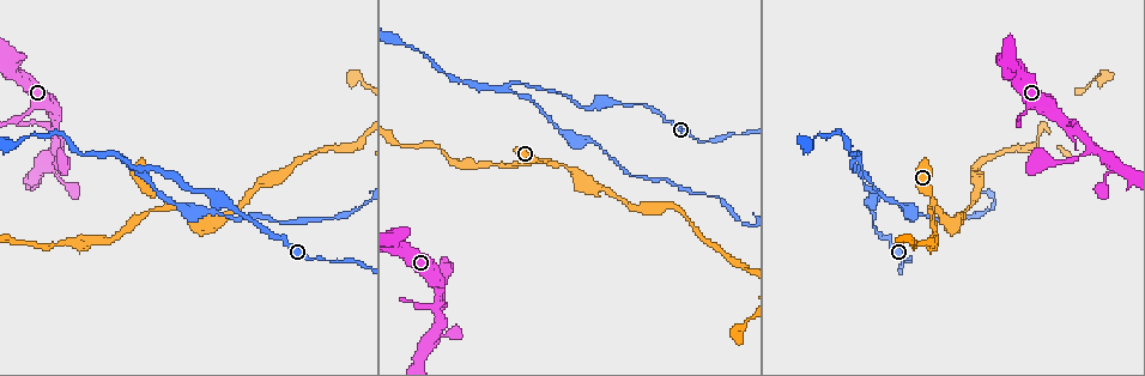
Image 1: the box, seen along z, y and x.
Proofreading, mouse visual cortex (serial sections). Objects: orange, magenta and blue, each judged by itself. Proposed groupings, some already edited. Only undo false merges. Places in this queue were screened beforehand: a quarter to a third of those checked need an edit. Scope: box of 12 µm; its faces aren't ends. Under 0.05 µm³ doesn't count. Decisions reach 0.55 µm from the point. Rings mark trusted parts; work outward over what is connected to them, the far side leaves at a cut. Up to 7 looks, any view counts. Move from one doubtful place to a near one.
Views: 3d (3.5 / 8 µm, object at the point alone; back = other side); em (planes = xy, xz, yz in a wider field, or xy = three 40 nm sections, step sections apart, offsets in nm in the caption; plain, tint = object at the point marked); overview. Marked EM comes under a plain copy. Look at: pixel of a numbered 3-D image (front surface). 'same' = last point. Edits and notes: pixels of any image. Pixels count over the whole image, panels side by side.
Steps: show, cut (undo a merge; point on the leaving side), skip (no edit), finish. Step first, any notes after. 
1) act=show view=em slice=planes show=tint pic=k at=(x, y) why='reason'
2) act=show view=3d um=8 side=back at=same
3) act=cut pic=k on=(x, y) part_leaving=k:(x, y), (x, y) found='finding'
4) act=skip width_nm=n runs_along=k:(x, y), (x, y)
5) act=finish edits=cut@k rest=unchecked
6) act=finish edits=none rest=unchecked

act=show view=3d um=3.5 side=back pic=1 at=(437, 340) why='three arms meet'

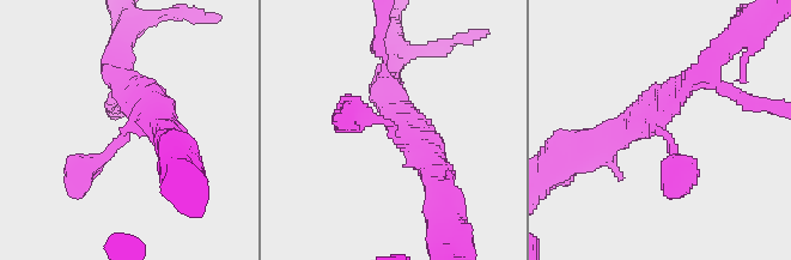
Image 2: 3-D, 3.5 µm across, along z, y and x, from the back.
act=show view=em slice=xy step=5 show=tint pic=2 at=(390, 129) arms=3 arm_widths_nm=300,350,400 why='shape alone is not enough'

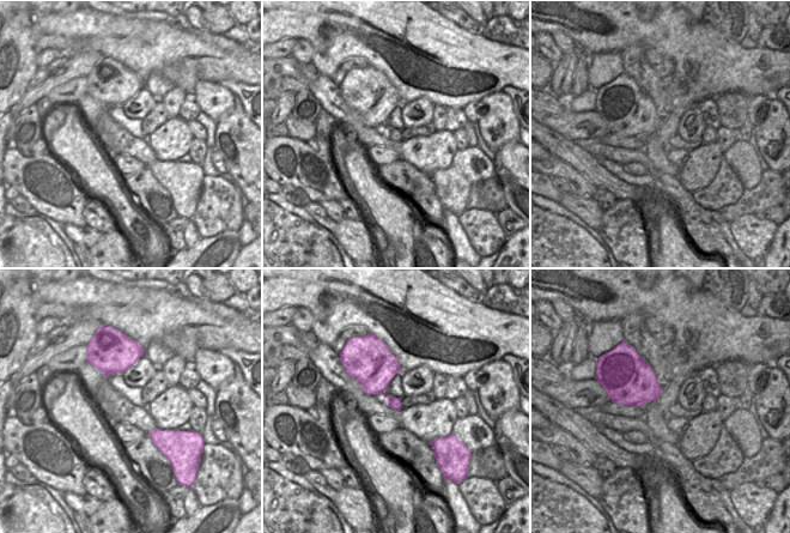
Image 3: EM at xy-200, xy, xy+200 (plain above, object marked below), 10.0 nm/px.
act=skip runs_along=2:(129, 85), (140, 119), (78, 188) found='continuous, no second cell'

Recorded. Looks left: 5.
act=show view=3d um=3.5 pic=1 at=(931, 204) why='a fork'

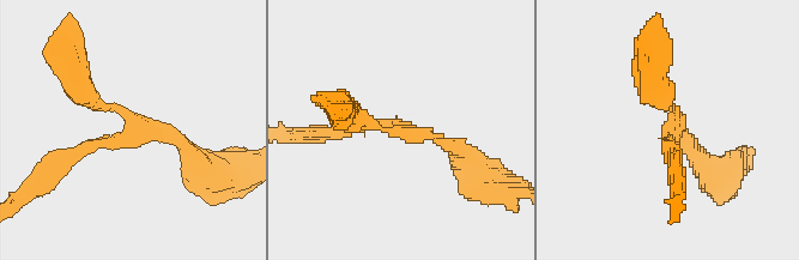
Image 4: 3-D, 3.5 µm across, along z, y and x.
act=show view=em slice=xy step=2 show=tint pic=4 at=(404, 130) arms=3 arm_widths_nm=150,200,350 why='now the EM'

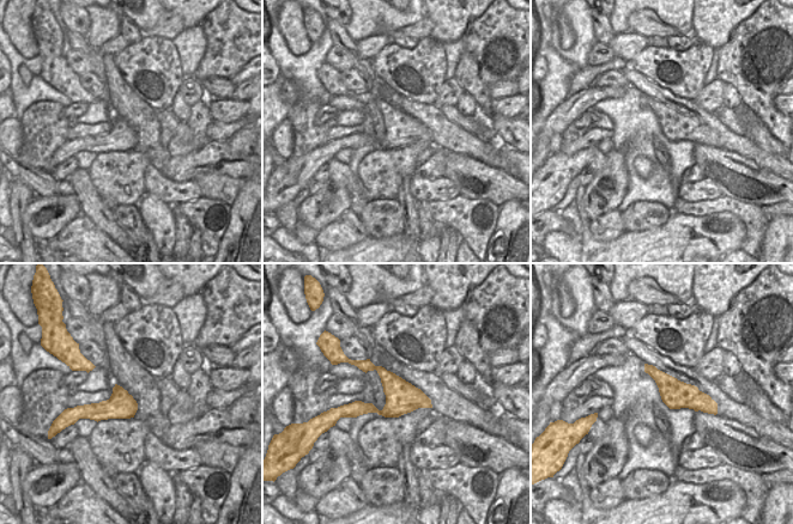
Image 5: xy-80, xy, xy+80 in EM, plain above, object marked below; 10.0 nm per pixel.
act=skip width_nm=340 runs_along=4:(73, 77), (195, 162) found='one cell here'

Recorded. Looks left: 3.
act=show view=3d um=3.5 pic=1 at=(123, 160) why='two arms at a narrow angle'

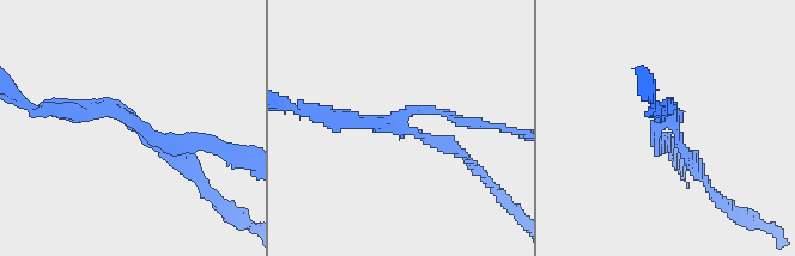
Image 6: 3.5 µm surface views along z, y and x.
act=show view=em slice=xy step=3 show=tint pic=6 at=(131, 120)

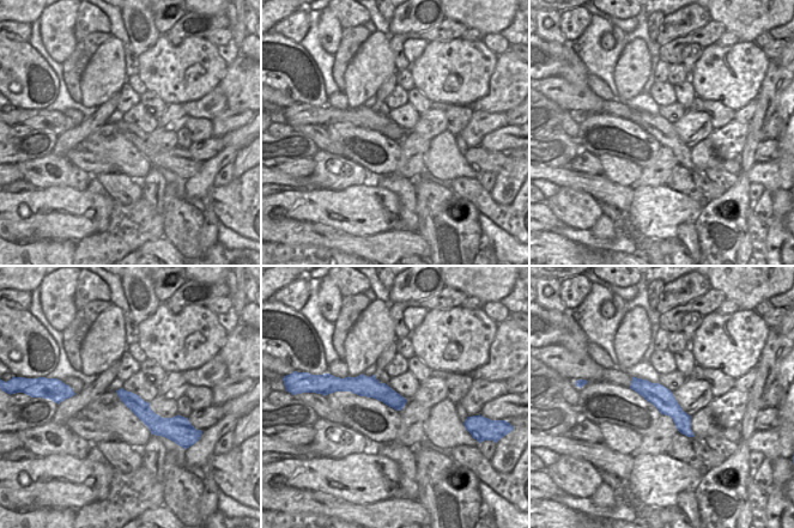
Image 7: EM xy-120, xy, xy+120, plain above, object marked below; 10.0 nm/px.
act=cut pic=6 on=(350, 116) part_leaving=6:(399, 125), (454, 146), (477, 168) found='a second cell is stuck on'

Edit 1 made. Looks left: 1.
act=finish edits=cut@6 rest=unchecked

